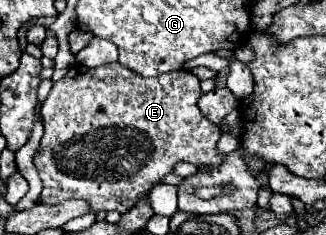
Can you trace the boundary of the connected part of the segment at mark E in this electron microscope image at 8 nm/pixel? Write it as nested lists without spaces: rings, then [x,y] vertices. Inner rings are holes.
[[[119,62],[99,68],[87,68],[81,64],[71,66],[67,74],[53,84],[41,106],[41,114],[45,116],[45,134],[33,160],[43,180],[39,202],[59,204],[69,198],[81,198],[91,204],[95,214],[101,210],[117,210],[123,214],[135,206],[141,194],[149,192],[151,186],[159,184],[163,176],[171,174],[177,162],[191,162],[197,168],[207,168],[223,162],[225,156],[217,152],[221,128],[201,114],[197,106],[199,96],[199,78],[187,70],[145,78],[121,66]]]

